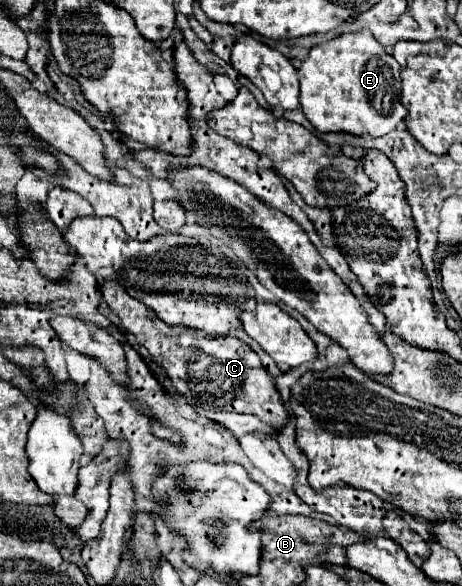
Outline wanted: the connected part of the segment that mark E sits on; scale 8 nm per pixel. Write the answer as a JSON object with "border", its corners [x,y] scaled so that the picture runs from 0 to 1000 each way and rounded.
{"border":[[[797,55],[740,58],[680,78],[645,119],[649,184],[688,225],[831,232],[883,198],[866,177],[866,113]]]}

